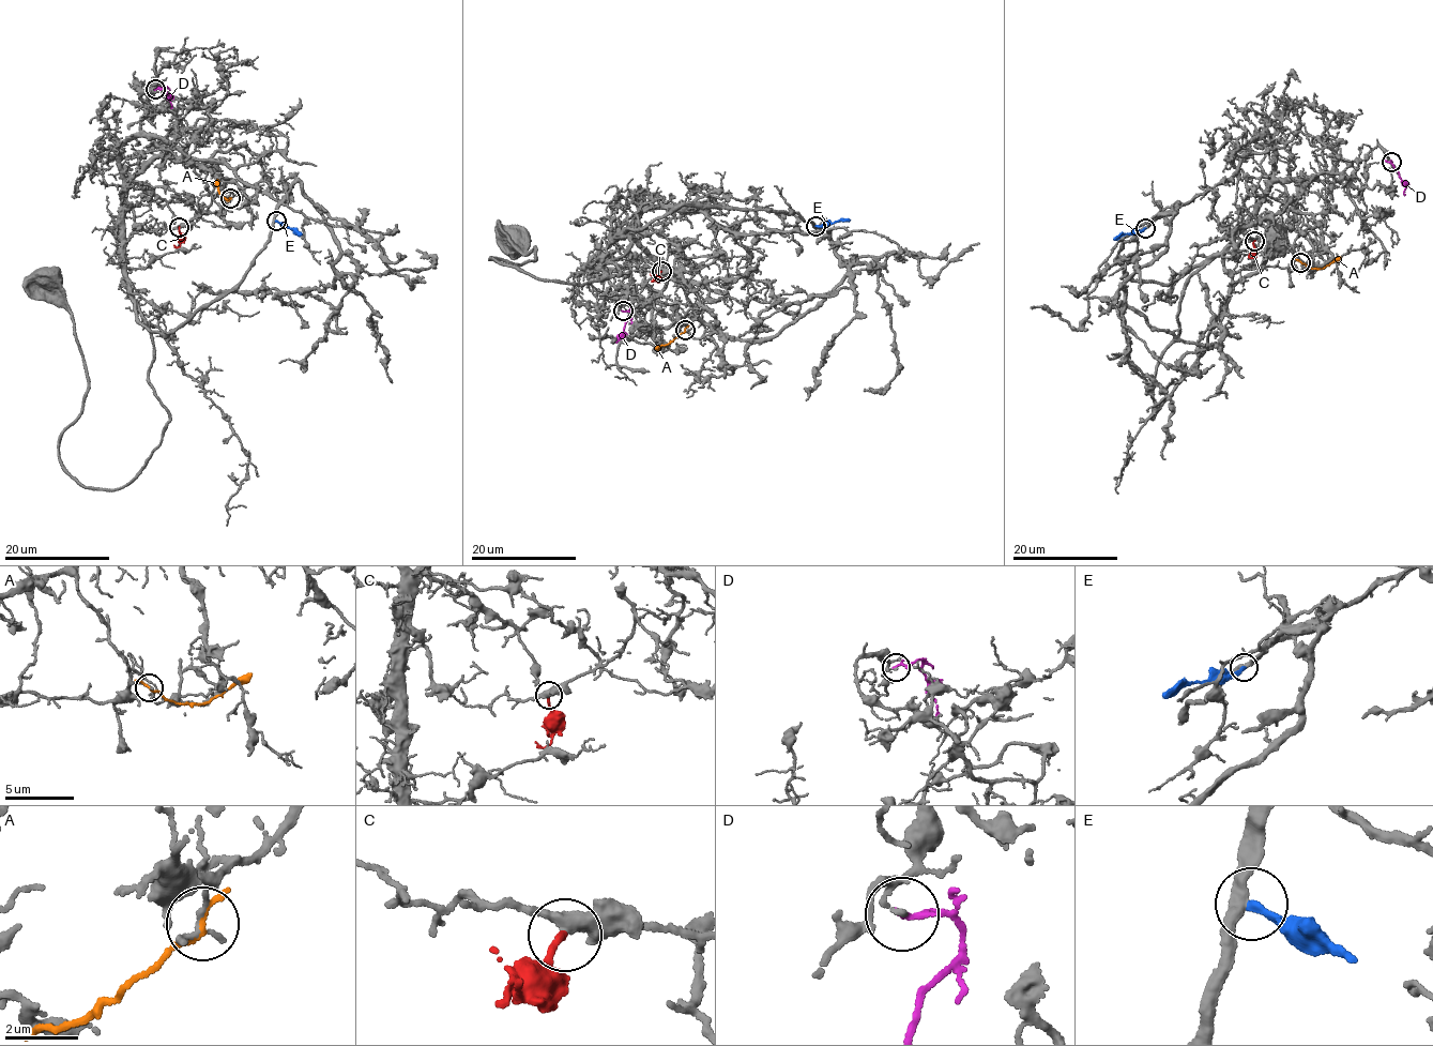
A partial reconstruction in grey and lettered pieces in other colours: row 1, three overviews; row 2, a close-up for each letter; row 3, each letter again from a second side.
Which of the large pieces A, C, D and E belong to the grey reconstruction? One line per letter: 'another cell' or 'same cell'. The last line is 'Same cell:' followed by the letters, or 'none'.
A: another cell
C: another cell
D: another cell
E: another cell
Same cell: none

